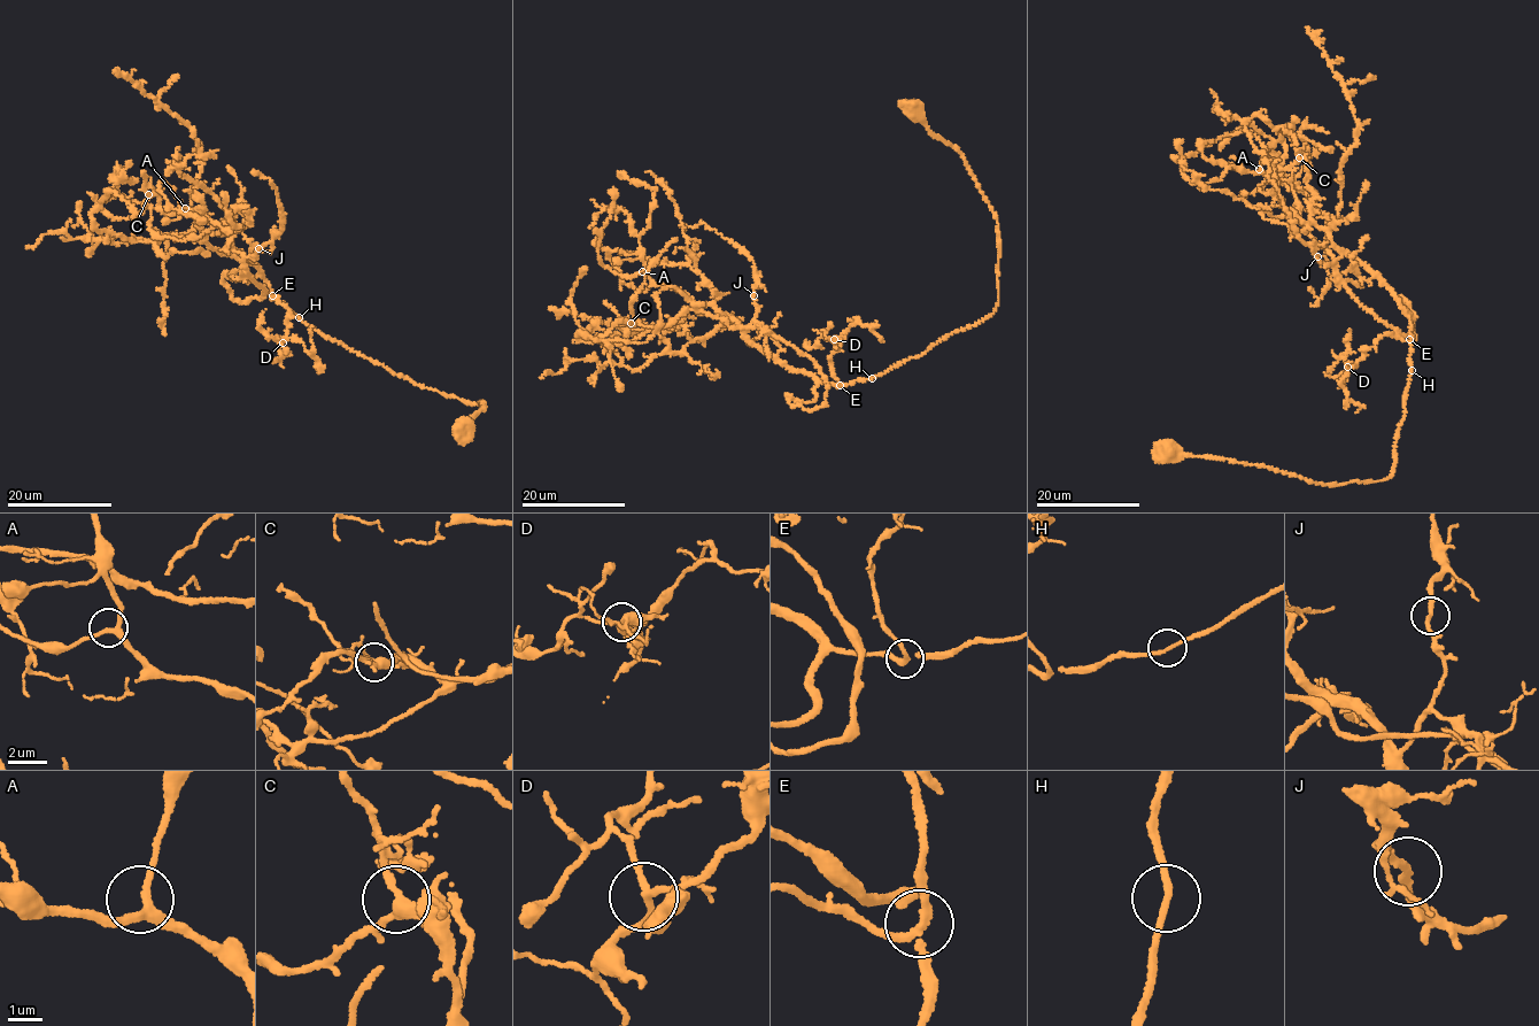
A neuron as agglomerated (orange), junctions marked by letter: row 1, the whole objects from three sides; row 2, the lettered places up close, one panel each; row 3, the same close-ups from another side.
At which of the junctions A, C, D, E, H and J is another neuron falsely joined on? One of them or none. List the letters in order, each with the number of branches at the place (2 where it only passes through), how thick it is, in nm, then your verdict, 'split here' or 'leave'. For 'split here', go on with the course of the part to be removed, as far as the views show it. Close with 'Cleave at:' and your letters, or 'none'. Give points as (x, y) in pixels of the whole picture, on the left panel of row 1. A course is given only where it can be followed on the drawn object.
A: 3 | 240 nm | leave
C: 3 | 300 nm | leave
D: 3 | 160 nm | leave
E: 3 | 190 nm | leave
H: 2 | 180 nm | leave
J: 2 | 240 nm | leave
Cleave at: none

